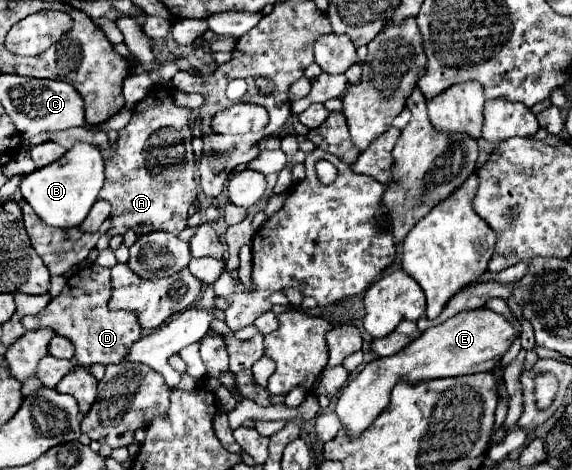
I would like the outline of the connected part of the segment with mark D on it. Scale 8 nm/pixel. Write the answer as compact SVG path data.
M92 263L90 275L88 277L72 277L68 279L66 287L60 291L58 297L54 297L46 309L42 309L36 315L22 317L22 325L26 329L40 329L40 327L50 327L56 335L62 335L72 341L74 345L74 359L80 365L110 365L110 363L120 363L124 355L128 353L130 345L142 337L142 327L136 319L136 313L132 311L122 311L122 313L112 313L108 309L108 301L112 295L112 285L110 285L110 269L100 267Z

